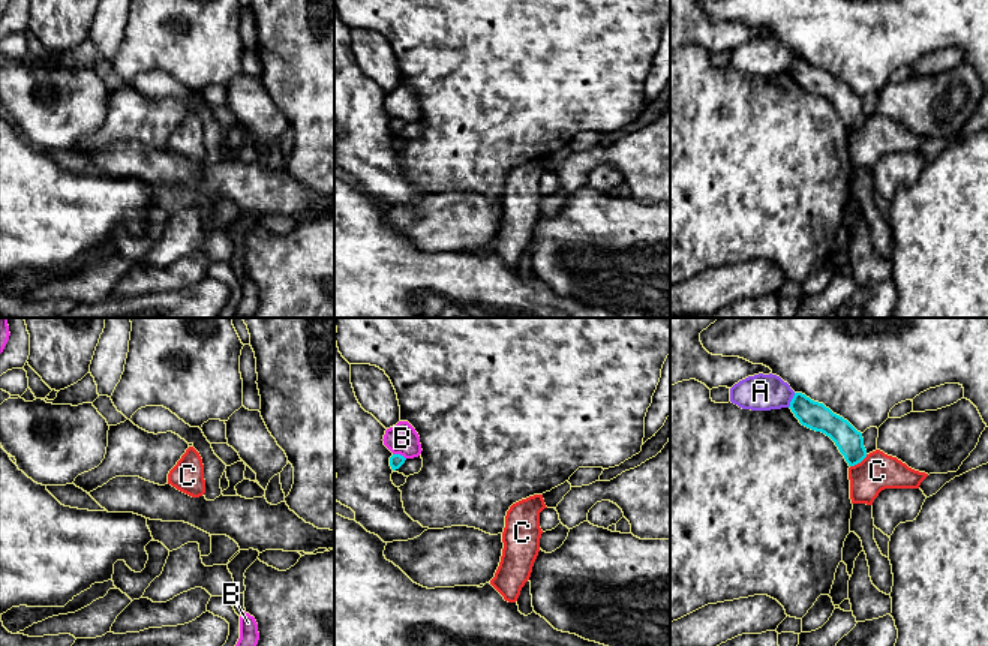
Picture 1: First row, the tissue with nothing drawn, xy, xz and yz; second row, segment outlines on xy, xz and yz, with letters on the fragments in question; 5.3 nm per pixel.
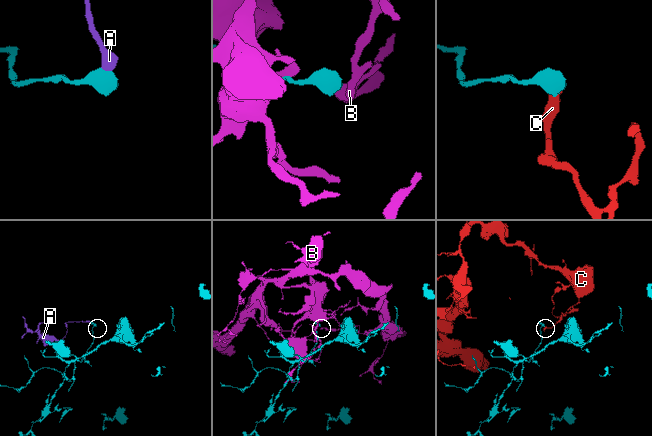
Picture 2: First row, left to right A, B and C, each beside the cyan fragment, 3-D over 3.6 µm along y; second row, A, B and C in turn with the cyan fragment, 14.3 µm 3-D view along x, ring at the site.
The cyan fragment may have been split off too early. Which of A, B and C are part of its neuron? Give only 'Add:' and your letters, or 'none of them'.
Add: none of them

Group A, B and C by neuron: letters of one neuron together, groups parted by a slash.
A C / B

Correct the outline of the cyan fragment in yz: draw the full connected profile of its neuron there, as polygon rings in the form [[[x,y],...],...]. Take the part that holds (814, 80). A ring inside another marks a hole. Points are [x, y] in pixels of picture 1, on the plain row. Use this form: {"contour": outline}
{"contour": [[[795,57],[789,72],[802,90],[829,100],[849,130],[855,130],[867,121],[862,97],[823,67],[814,66],[802,57]]]}

